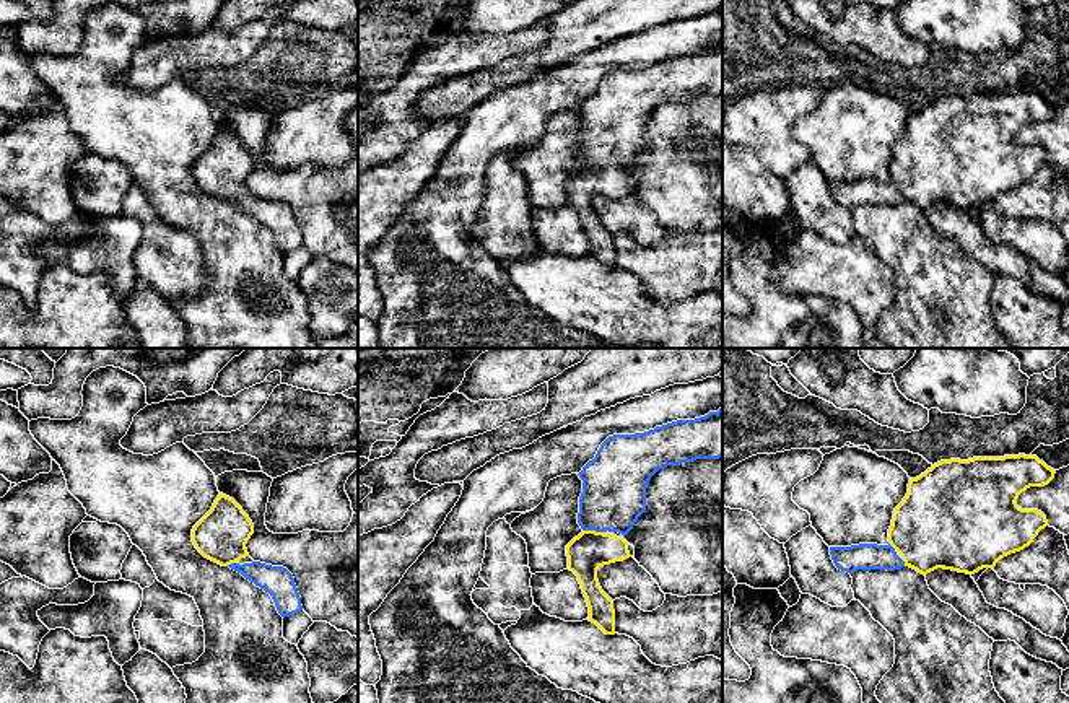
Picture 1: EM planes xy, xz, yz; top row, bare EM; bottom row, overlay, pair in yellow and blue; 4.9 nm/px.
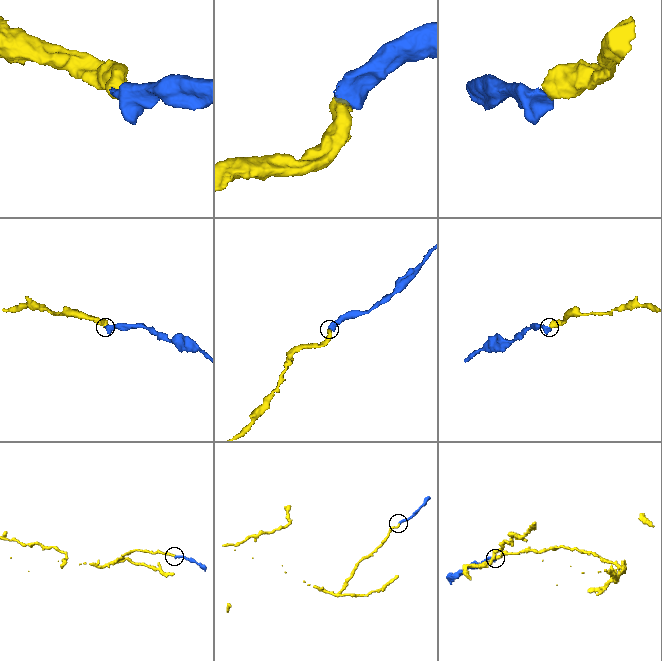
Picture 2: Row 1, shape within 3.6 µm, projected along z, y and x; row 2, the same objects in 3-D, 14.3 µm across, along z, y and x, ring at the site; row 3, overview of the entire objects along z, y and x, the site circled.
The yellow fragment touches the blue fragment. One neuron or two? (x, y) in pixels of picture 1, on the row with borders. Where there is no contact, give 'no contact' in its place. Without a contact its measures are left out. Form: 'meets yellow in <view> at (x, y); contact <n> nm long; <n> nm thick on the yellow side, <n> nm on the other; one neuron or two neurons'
meets yellow in xz at (593, 531); contact 110 nm long; 190 nm thick on the yellow side, 320 nm on the other; one neuron

